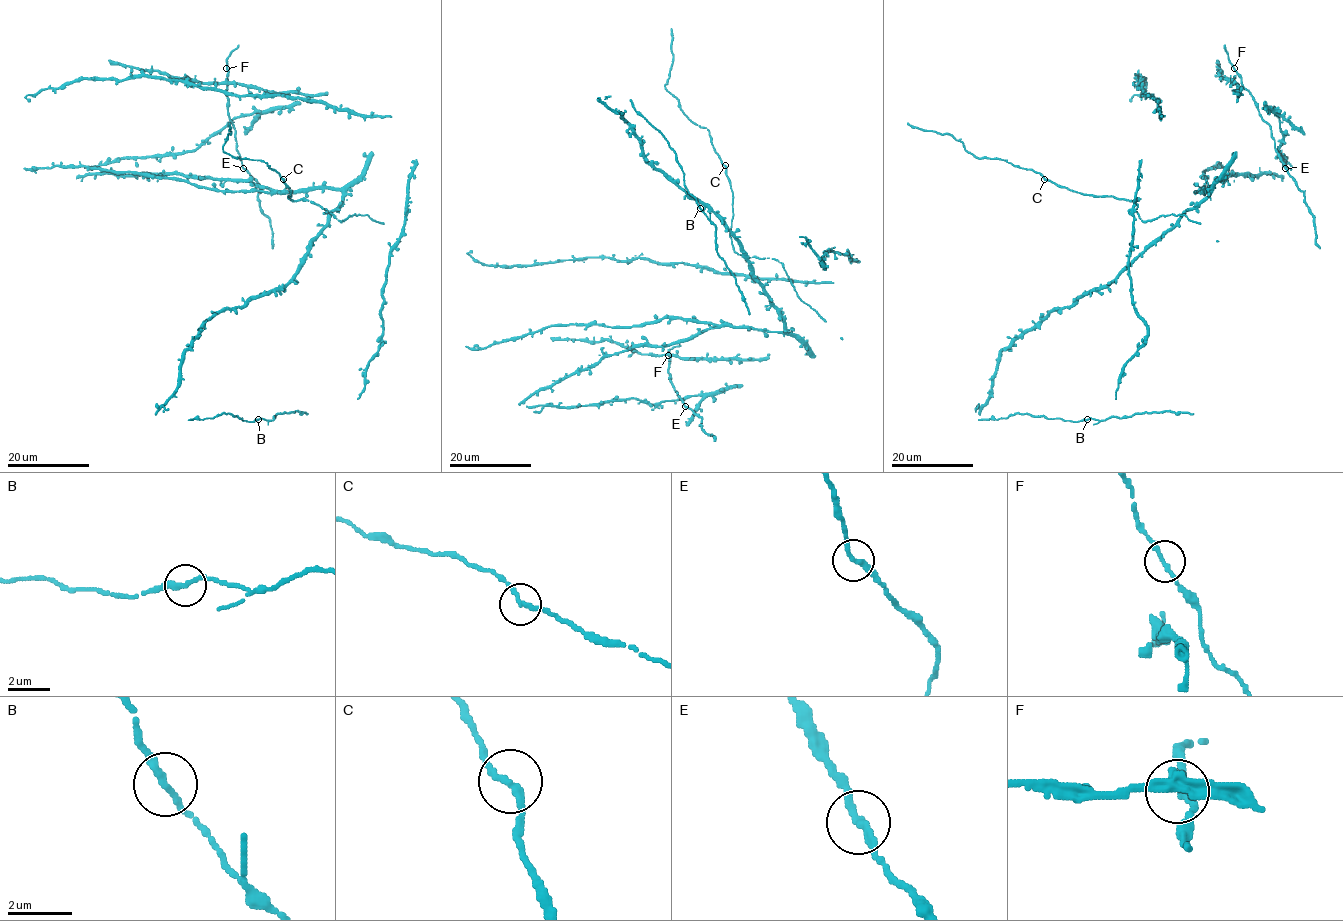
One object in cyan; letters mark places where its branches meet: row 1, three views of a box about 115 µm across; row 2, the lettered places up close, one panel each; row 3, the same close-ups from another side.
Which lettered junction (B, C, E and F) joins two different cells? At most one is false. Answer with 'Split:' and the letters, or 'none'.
Split: none

